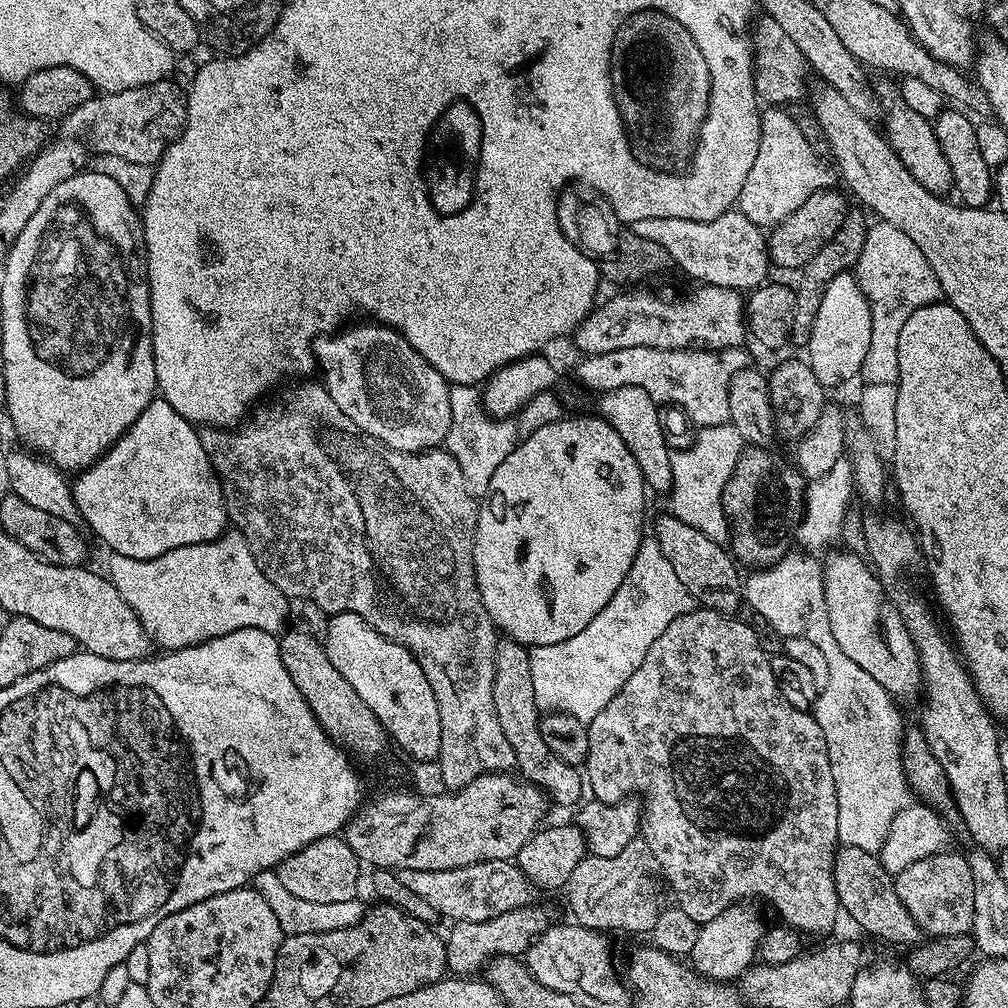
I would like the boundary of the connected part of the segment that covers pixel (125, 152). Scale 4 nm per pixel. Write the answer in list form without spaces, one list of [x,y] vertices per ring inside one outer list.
[[[165,78],[130,90],[95,94],[64,115],[58,126],[67,139],[77,140],[93,153],[155,166],[164,157],[168,145],[184,129],[188,113],[185,89],[172,82]]]

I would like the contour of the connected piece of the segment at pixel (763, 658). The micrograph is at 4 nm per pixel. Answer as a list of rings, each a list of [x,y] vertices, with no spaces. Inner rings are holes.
[[[697,606],[693,612],[682,614],[682,618],[674,618],[674,622],[670,622],[670,626],[666,626],[665,632],[654,641],[654,646],[650,646],[650,650],[646,650],[646,658],[642,658],[642,666],[638,666],[638,670],[634,670],[634,674],[630,674],[630,678],[626,678],[626,686],[622,686],[622,690],[618,690],[618,694],[614,694],[614,698],[610,698],[610,702],[606,702],[606,707],[598,713],[598,718],[594,718],[589,722],[588,737],[590,738],[590,750],[588,751],[588,759],[586,761],[586,769],[588,768],[588,776],[586,772],[586,784],[590,792],[592,792],[591,795],[595,799],[607,804],[618,804],[622,800],[635,796],[639,797],[642,801],[642,819],[639,835],[642,837],[644,844],[650,846],[659,871],[663,875],[664,872],[668,875],[668,884],[672,887],[673,894],[676,895],[675,903],[695,924],[702,925],[714,918],[718,918],[718,914],[722,914],[731,904],[743,901],[745,898],[752,898],[748,896],[761,896],[762,899],[769,900],[780,911],[780,916],[784,919],[781,921],[787,927],[795,928],[801,934],[807,934],[807,932],[828,932],[835,926],[836,919],[841,919],[842,909],[838,902],[838,890],[834,888],[834,858],[836,857],[836,849],[840,844],[840,835],[838,834],[838,790],[834,790],[834,770],[830,766],[830,754],[826,746],[826,738],[822,734],[822,726],[818,726],[816,717],[811,711],[795,708],[784,697],[772,669],[769,653],[762,650],[762,646],[758,642],[756,629],[751,628],[745,620],[727,612],[715,612],[712,608],[705,608],[703,606]],[[708,832],[712,832],[712,840],[707,836]]]

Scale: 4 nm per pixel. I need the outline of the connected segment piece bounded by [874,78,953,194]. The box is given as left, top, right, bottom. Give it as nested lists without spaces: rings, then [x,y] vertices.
[[[884,79],[886,80],[880,85],[875,85],[874,91],[882,109],[882,128],[887,135],[889,146],[895,150],[898,158],[902,158],[902,166],[906,166],[906,170],[910,170],[910,174],[914,174],[914,178],[918,178],[918,182],[922,182],[926,190],[937,194],[947,193],[946,190],[949,191],[953,187],[951,168],[942,152],[942,146],[939,145],[933,121],[922,118],[922,114],[910,110],[910,106],[906,106],[906,102],[900,96],[899,87],[895,83],[891,84],[891,79]]]

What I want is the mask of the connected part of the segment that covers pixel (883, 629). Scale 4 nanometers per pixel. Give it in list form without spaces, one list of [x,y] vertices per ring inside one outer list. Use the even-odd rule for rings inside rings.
[[[836,552],[829,560],[823,561],[830,630],[834,630],[838,646],[842,646],[842,650],[858,662],[870,678],[876,679],[889,696],[899,698],[912,696],[915,692],[917,695],[922,688],[922,677],[914,642],[898,610],[880,585],[880,578],[871,563],[863,555],[860,556],[852,552]]]

